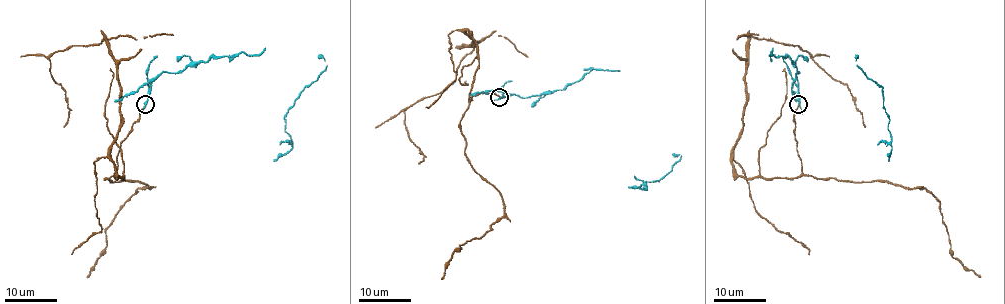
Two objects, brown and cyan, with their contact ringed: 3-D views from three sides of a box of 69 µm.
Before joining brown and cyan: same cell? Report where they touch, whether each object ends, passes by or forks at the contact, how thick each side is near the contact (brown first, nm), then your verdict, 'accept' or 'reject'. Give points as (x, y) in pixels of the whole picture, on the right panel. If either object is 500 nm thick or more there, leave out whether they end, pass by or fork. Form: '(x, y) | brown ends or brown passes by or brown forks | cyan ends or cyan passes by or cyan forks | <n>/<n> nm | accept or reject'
(798, 104) | brown ends | cyan passes by | 160/240 nm | reject

